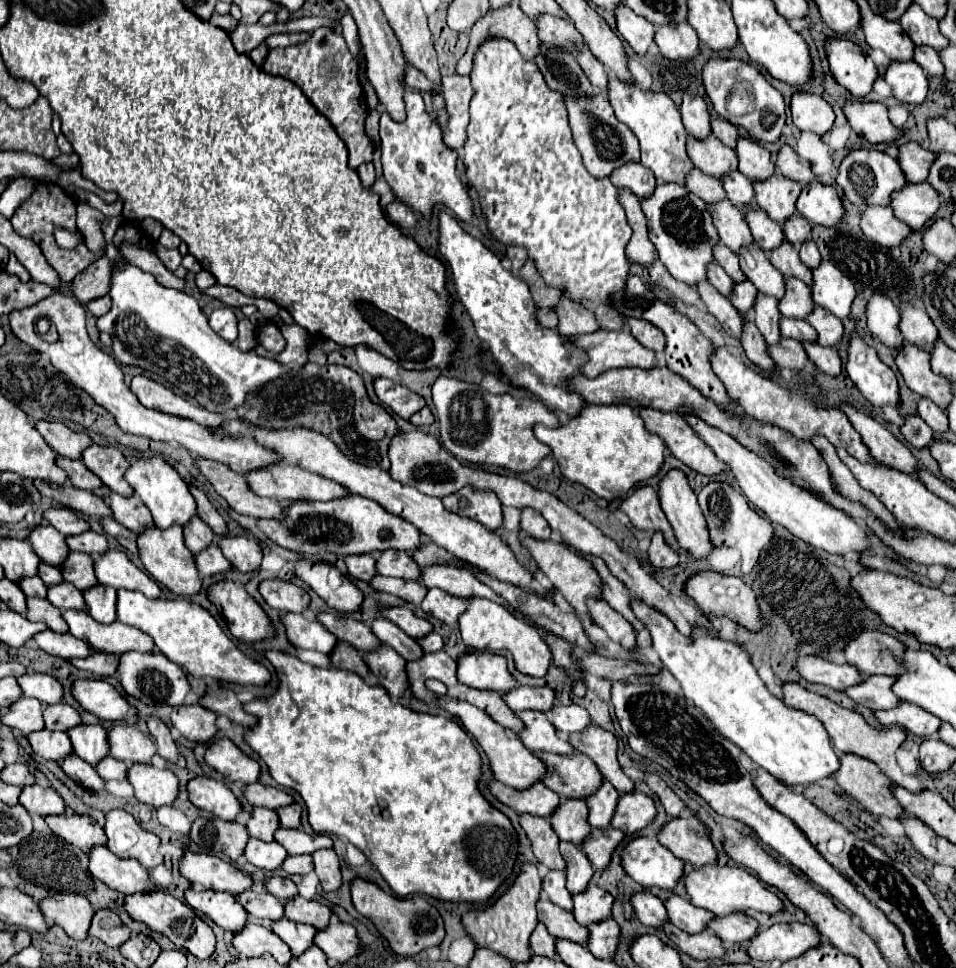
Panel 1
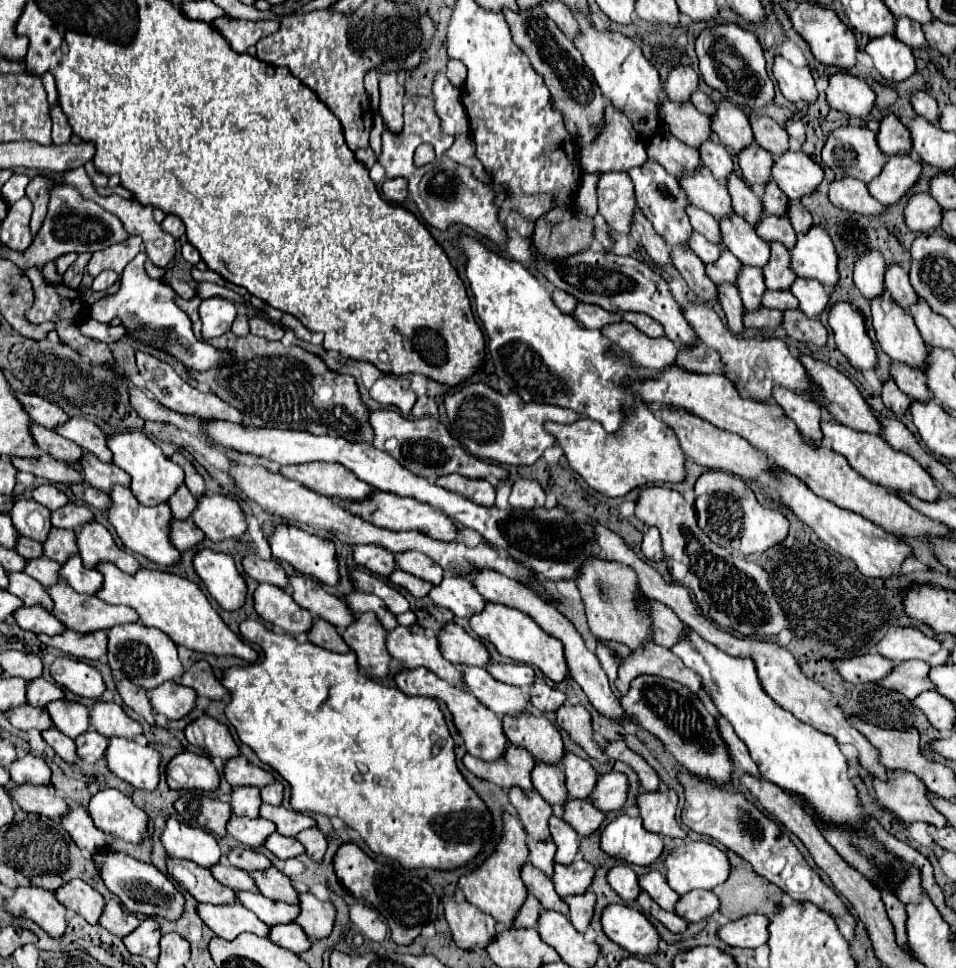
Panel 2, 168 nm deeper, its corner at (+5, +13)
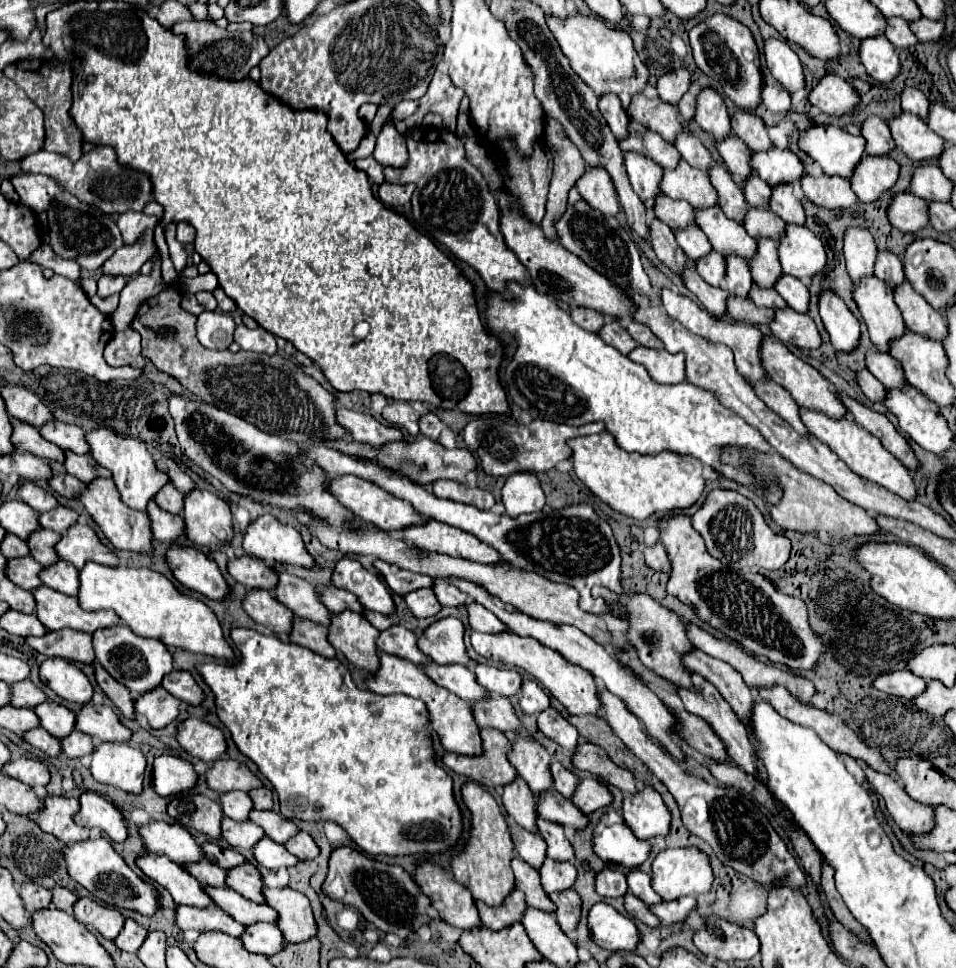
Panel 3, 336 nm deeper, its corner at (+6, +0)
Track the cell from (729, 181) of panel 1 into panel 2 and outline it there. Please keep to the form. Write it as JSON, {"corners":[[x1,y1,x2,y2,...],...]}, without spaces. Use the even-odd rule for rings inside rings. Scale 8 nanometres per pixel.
{"corners":[[705,142,699,152,701,152,703,164,713,172,713,176,719,182,727,182,727,178,733,172,733,160,731,160,731,154,725,150,725,146,715,142]]}

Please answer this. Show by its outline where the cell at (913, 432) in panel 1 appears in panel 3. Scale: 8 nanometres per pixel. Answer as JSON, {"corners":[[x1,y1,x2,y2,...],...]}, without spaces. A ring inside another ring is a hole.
{"corners":[[862,369,856,373,856,383,860,385,862,393,870,399,870,401,882,401,884,395,886,395,886,387,868,371,868,369]]}

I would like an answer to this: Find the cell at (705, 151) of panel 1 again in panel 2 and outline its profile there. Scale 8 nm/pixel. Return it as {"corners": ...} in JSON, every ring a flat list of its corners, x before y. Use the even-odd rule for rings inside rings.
{"corners":[[669,98,663,100,659,118,667,124,669,132,679,138,683,144,697,148,711,138,711,118,707,114,699,114,691,102,675,104]]}

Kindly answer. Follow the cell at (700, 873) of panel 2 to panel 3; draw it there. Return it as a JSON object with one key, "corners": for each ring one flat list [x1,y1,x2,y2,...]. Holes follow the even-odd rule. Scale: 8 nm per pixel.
{"corners":[[688,847,688,849,664,849,656,855,652,863,652,889,664,899,672,901,682,895,700,895,710,891,714,881,712,867,708,861,708,855,700,849]]}

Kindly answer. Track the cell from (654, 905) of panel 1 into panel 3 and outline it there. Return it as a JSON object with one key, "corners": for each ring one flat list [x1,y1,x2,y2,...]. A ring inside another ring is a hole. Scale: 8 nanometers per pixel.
{"corners":[[602,869,596,873,596,891,602,897,620,897,628,891,626,875,614,869]]}

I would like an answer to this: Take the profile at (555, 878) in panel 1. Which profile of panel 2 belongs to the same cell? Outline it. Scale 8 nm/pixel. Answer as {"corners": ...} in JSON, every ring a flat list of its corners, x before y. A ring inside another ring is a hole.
{"corners":[[529,840,529,862,543,870,543,874,547,874,549,878,553,878,553,864,555,864,555,850,557,846,549,840,549,842,535,842]]}

